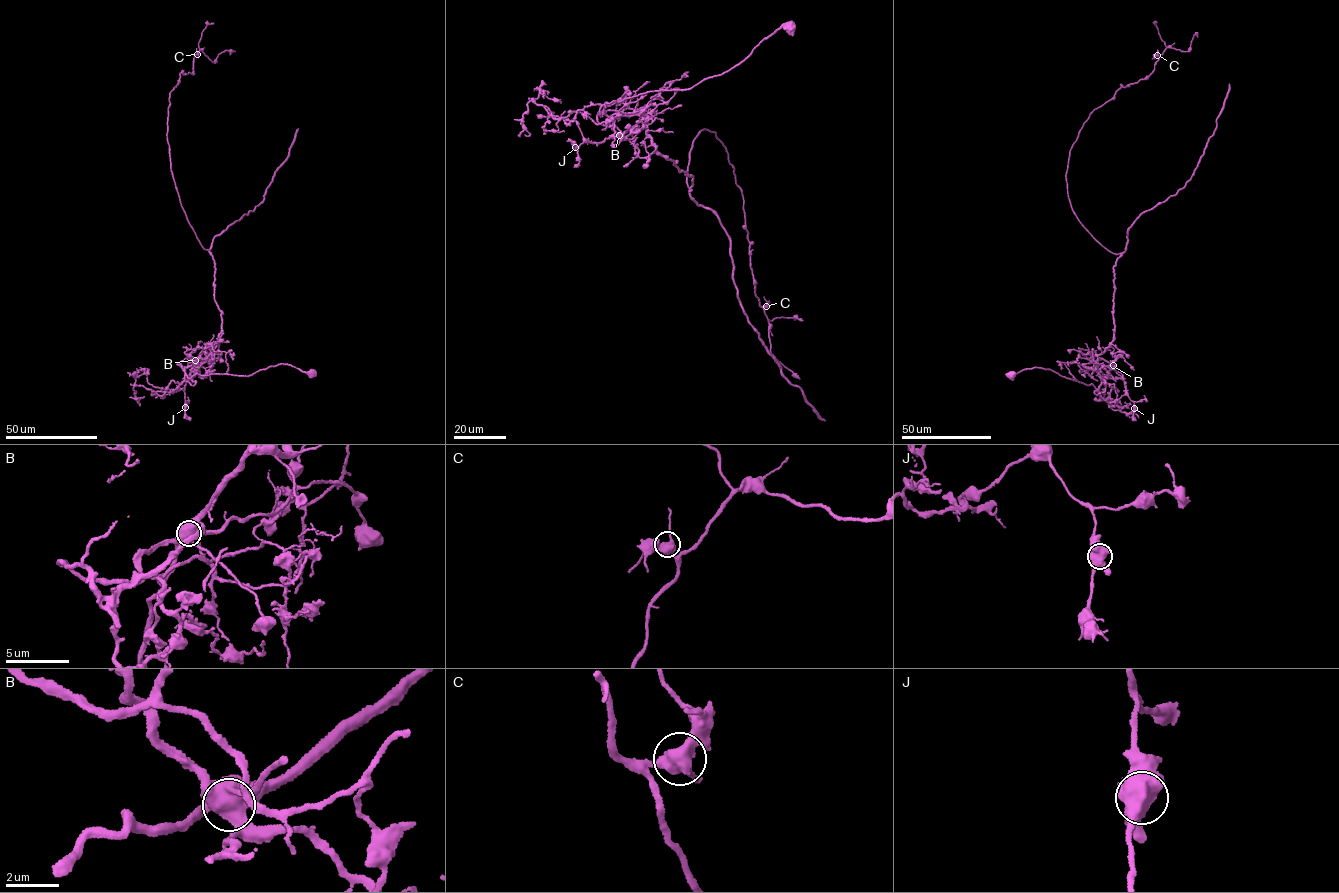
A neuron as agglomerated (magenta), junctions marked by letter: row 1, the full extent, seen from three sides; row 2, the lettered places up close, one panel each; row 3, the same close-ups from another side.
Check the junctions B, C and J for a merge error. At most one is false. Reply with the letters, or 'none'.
B

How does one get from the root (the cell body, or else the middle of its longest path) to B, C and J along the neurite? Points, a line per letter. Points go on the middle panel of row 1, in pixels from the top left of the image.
B: (789, 27), (781, 26), (737, 65), (689, 88), (643, 92), (607, 103), (604, 112), (619, 136)
C: (789, 27), (692, 87), (667, 82), (645, 118), (690, 190), (698, 134), (725, 146), (766, 306)
J: (789, 27), (689, 88), (579, 110), (574, 120), (583, 142), (575, 147)

